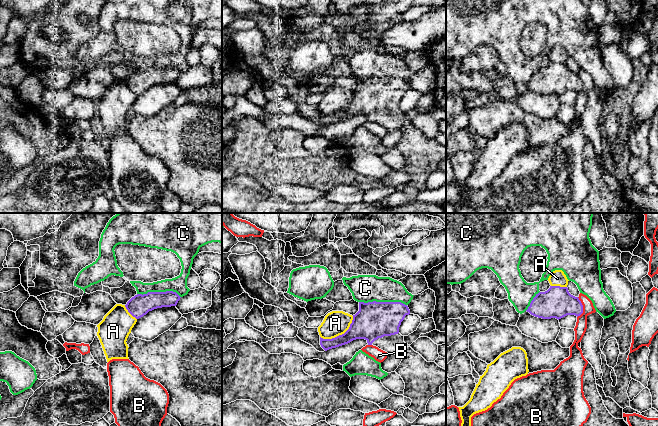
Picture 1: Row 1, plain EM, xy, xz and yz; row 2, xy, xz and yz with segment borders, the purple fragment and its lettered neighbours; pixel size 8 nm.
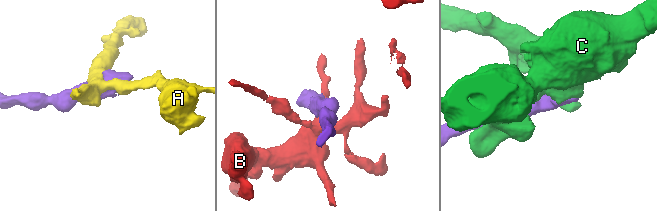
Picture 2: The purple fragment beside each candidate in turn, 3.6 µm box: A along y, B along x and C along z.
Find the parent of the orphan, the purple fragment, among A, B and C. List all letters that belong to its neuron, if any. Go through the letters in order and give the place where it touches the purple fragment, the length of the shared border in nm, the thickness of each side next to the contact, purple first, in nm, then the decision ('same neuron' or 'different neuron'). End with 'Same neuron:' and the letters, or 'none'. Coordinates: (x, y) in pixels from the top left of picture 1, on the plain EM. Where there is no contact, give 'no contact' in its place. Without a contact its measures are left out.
A: xz (340, 111) | 320 nm | 260/200 nm | different neuron
B: yz (582, 83) | 170 nm | 240/100 nm | different neuron
C: xz (383, 78) | 380 nm | 300/220 nm | different neuron
Same neuron: none

